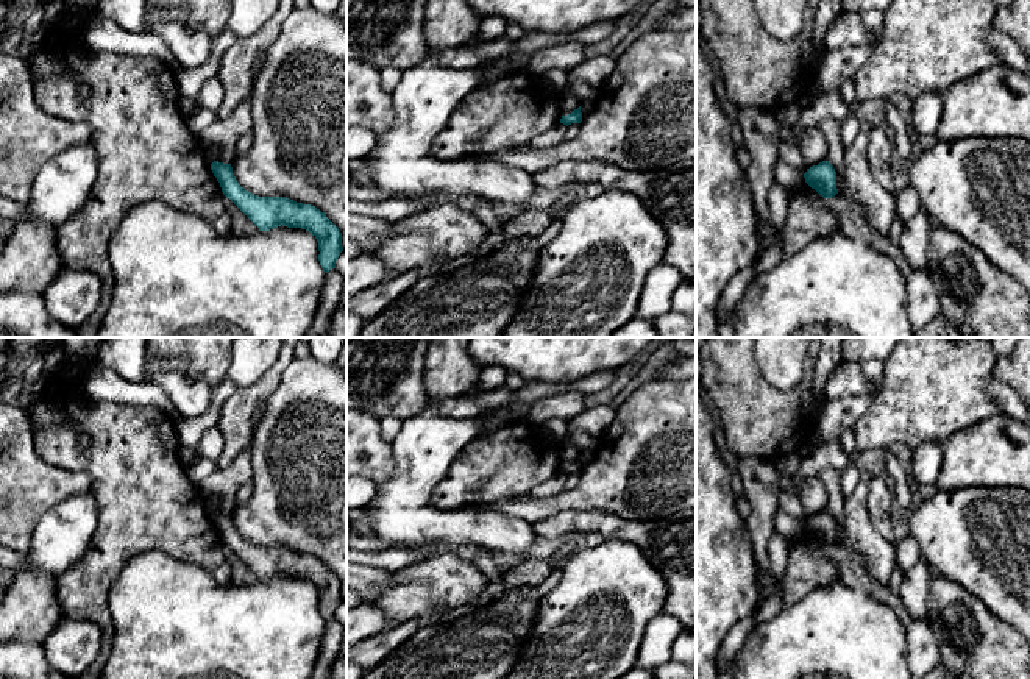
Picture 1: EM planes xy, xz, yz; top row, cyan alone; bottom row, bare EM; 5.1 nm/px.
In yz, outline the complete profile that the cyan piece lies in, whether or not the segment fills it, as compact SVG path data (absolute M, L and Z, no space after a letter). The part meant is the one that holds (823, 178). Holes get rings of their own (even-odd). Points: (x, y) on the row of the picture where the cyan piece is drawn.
M822 161L807 169L804 178L805 183L824 198L832 198L838 194L836 172L829 161Z

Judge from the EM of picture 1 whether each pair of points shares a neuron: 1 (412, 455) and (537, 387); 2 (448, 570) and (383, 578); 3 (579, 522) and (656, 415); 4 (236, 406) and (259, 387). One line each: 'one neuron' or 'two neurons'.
1: two neurons
2: two neurons
3: two neurons
4: one neuron

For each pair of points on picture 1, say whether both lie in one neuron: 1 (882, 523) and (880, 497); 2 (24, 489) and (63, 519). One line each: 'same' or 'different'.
1: same
2: different

